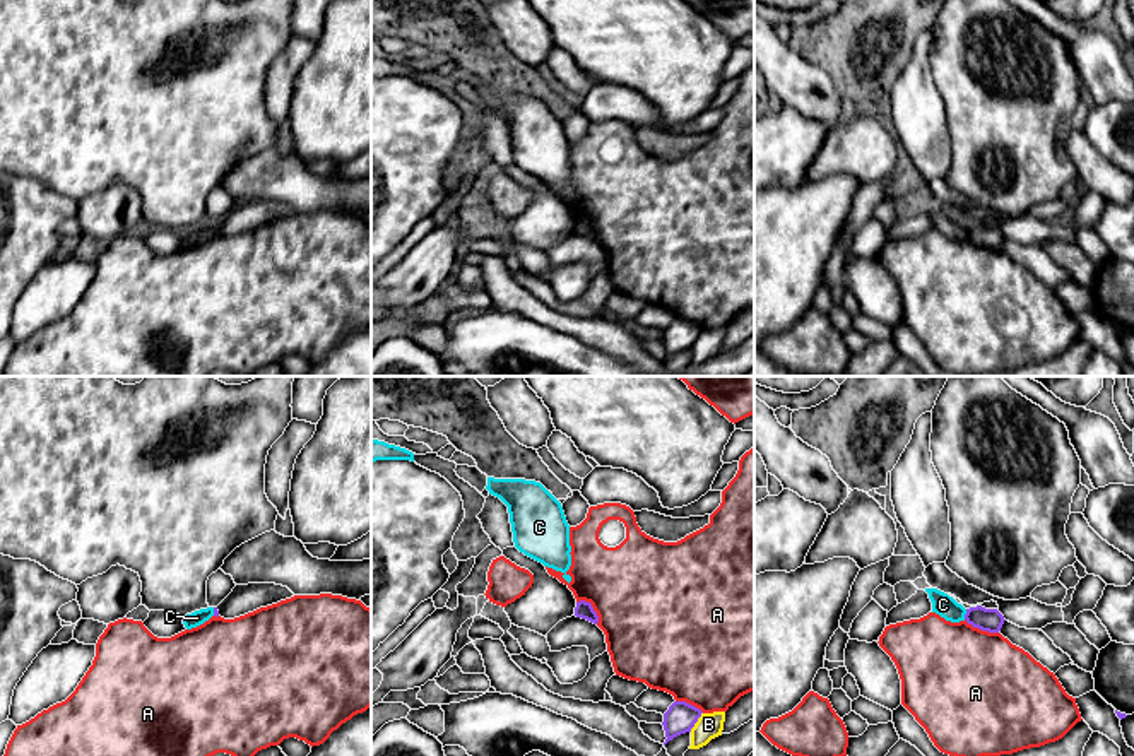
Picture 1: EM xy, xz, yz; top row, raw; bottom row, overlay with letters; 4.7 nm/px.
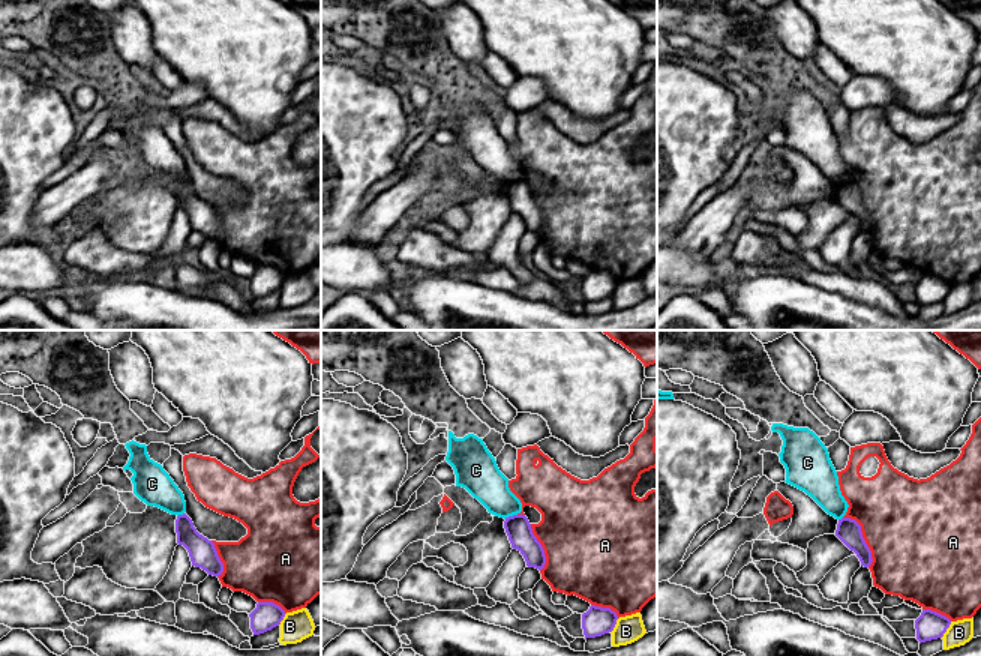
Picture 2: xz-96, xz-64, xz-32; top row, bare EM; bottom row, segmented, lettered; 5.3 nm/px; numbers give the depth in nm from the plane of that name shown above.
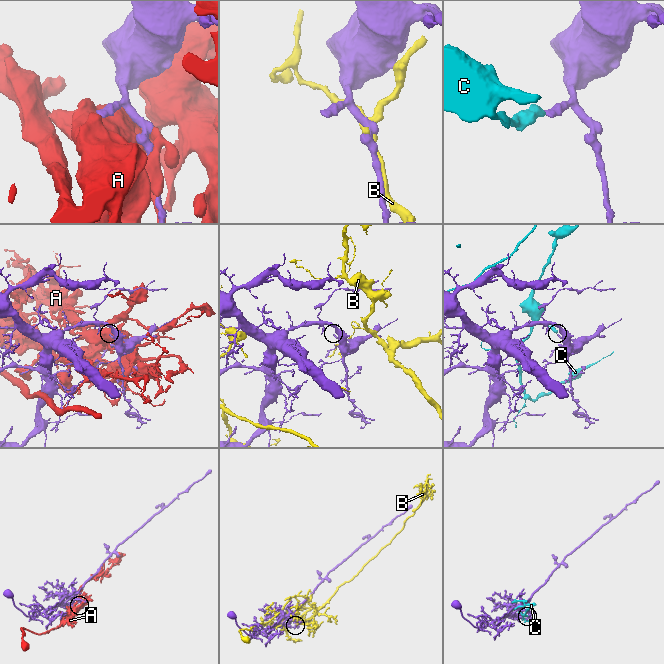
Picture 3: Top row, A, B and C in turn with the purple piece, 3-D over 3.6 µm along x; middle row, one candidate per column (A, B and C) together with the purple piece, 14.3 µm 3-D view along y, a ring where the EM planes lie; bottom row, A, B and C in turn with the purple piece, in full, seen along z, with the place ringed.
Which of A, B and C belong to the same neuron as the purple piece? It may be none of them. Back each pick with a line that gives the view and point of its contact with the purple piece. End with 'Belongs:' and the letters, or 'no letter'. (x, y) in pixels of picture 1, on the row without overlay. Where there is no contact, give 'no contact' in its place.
Belongs: no letter

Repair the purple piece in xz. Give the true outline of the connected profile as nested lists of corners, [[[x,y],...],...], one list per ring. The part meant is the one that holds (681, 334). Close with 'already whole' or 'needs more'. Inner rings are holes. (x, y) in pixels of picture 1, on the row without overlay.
[[[674,318],[669,327],[664,330],[664,347],[665,347],[665,359],[664,363],[672,357],[674,354],[691,349],[698,335],[701,334],[701,327],[686,320],[686,318]]] | already whole

